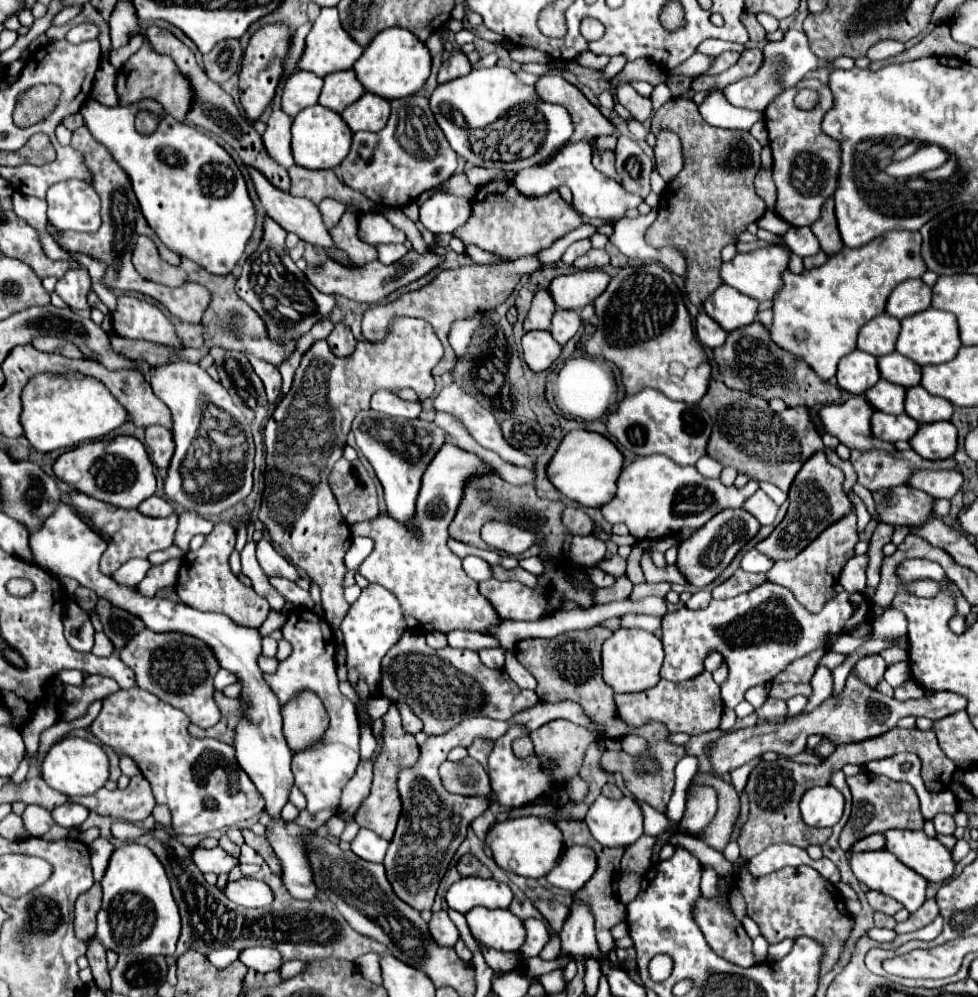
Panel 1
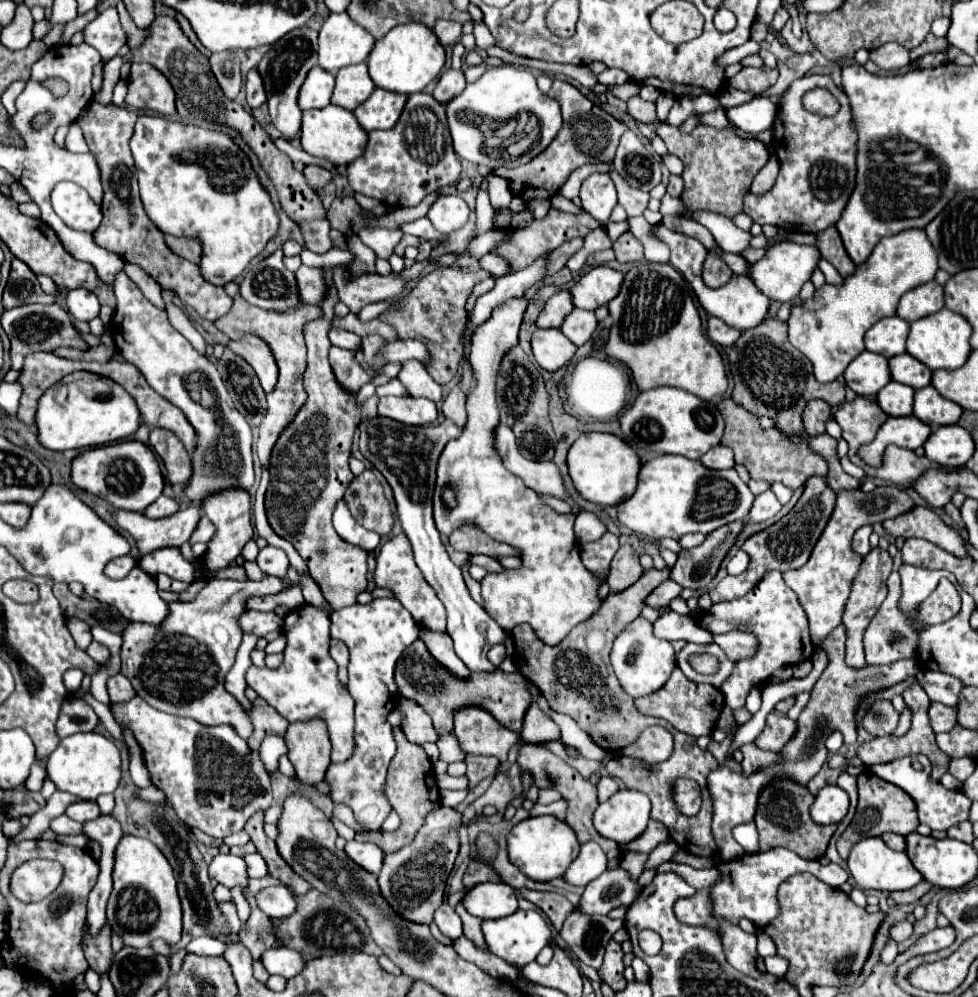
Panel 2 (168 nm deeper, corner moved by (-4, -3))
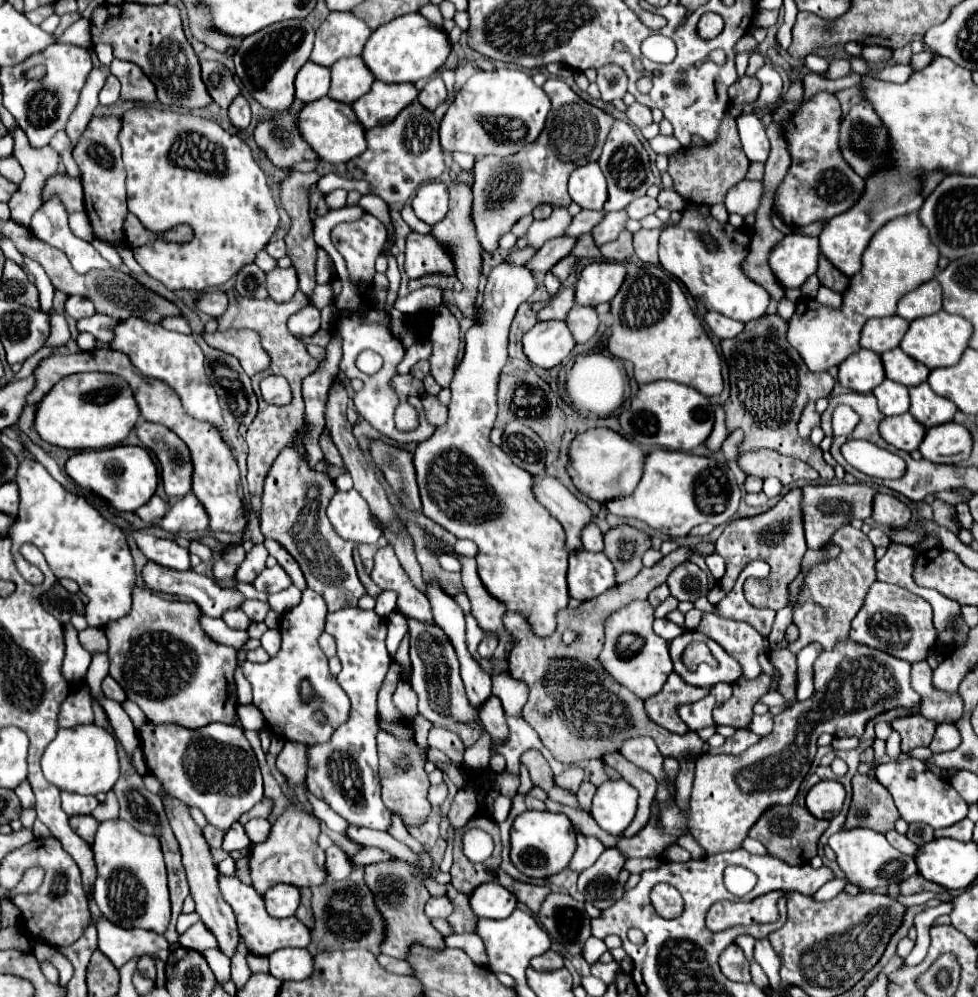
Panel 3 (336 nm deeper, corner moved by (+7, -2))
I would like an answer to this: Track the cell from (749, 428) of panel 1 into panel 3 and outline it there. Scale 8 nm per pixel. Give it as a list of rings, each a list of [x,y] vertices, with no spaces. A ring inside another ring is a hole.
[[[759,449],[759,451],[745,451],[737,459],[739,469],[745,475],[755,475],[761,479],[777,477],[783,485],[791,485],[797,479],[809,479],[815,481],[819,473],[809,467],[807,463],[799,459],[791,459],[771,449]]]

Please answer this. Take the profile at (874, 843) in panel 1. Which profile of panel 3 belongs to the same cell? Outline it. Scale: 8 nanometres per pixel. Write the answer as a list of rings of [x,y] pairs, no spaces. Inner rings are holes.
[[[893,829],[893,831],[887,831],[885,835],[887,835],[887,841],[889,841],[895,849],[899,849],[899,851],[901,851],[901,853],[905,853],[905,855],[915,855],[917,845],[915,845],[915,843],[911,843],[905,835],[899,835],[895,829]]]

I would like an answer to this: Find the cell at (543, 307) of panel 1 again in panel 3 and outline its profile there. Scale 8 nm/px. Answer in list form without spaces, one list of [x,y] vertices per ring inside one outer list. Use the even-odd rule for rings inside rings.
[[[563,287],[557,291],[557,295],[537,313],[539,321],[551,321],[551,319],[565,319],[567,311],[575,305],[575,291],[573,287]]]

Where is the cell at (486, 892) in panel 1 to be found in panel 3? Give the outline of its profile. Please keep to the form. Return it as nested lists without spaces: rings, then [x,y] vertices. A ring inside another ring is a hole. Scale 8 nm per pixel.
[[[489,881],[489,883],[479,885],[469,895],[469,905],[477,917],[505,919],[513,913],[517,905],[517,897],[509,893],[507,889],[503,889],[497,881]]]

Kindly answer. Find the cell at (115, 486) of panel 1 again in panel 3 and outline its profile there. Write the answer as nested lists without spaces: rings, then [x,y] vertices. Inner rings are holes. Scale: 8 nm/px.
[[[117,445],[101,451],[81,451],[67,459],[65,473],[73,479],[75,485],[105,499],[119,513],[135,511],[145,505],[157,487],[157,469],[149,457],[149,451],[145,447],[133,445]]]

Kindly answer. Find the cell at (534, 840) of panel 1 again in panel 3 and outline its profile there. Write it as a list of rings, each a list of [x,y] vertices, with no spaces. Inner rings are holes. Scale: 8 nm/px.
[[[525,811],[511,827],[511,863],[527,877],[545,879],[563,871],[575,853],[575,829],[567,815],[551,811]]]

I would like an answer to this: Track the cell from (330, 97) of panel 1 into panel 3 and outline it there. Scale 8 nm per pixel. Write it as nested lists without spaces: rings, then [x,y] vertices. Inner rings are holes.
[[[361,57],[339,59],[329,69],[331,69],[331,89],[327,95],[345,105],[351,105],[361,95],[365,95],[375,81],[375,77],[371,75]]]

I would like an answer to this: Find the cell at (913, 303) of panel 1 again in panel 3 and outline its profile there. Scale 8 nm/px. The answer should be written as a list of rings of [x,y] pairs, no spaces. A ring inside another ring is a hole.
[[[935,279],[909,291],[897,303],[897,315],[903,317],[905,321],[933,315],[939,309],[941,309],[941,285]]]

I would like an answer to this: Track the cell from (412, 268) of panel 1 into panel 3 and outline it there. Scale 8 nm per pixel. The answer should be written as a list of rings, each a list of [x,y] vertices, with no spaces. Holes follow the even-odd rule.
[[[293,267],[287,269],[275,269],[271,273],[267,273],[267,291],[271,295],[271,299],[275,299],[277,303],[285,303],[291,301],[291,297],[295,295],[295,291],[299,289],[297,285],[297,273]]]

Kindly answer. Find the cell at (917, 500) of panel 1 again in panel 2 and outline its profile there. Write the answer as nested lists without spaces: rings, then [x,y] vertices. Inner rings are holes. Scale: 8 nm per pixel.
[[[894,484],[878,486],[872,492],[862,492],[862,490],[836,492],[834,514],[830,516],[820,540],[816,542],[810,560],[798,570],[784,572],[784,582],[796,592],[804,612],[808,616],[810,636],[812,636],[814,644],[822,642],[842,622],[844,604],[848,600],[852,580],[862,562],[862,556],[858,556],[856,552],[850,550],[854,532],[864,524],[874,524],[874,522],[884,522],[888,518],[896,518],[896,516],[908,512],[910,508],[914,508],[912,498],[906,494],[906,490],[900,490]]]

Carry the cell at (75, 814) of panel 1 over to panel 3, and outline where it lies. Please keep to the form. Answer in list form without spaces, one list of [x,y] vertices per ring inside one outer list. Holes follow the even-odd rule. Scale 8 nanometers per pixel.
[[[61,793],[61,807],[67,815],[89,815],[97,805],[99,805],[99,801],[95,797]]]

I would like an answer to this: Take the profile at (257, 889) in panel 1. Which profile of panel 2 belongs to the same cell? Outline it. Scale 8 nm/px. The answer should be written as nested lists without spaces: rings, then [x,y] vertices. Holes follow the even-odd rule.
[[[284,884],[264,888],[258,894],[258,906],[270,916],[270,918],[288,918],[296,910],[296,898],[292,896],[292,890]]]

